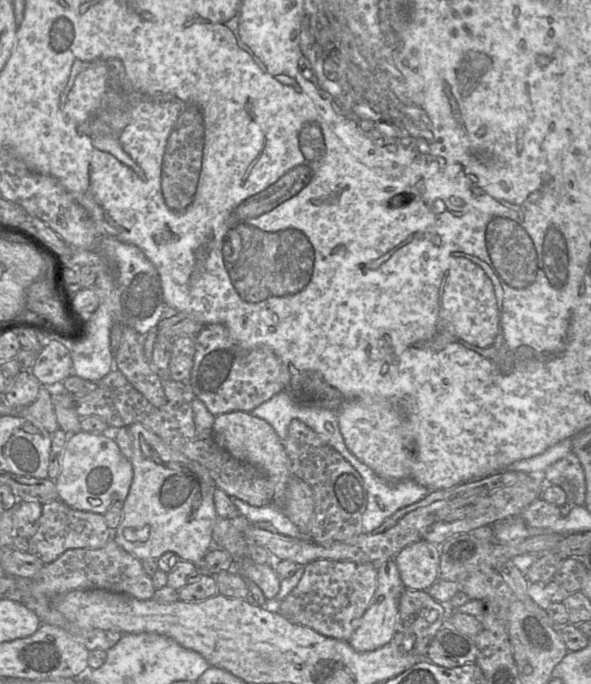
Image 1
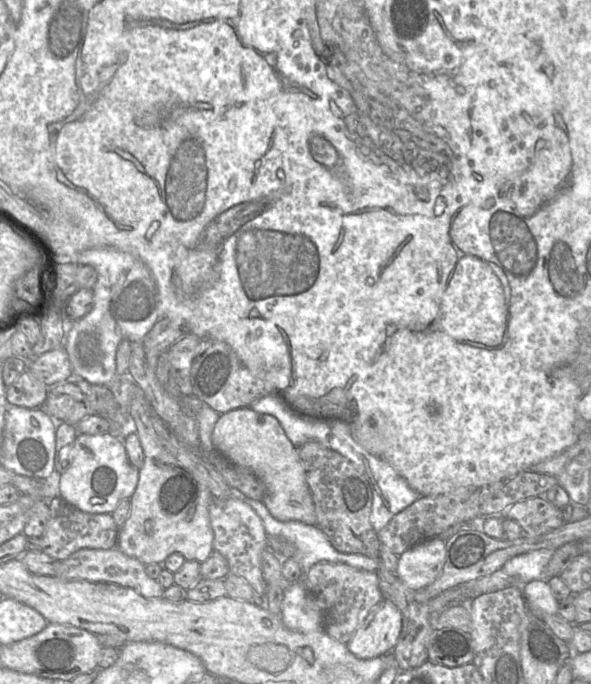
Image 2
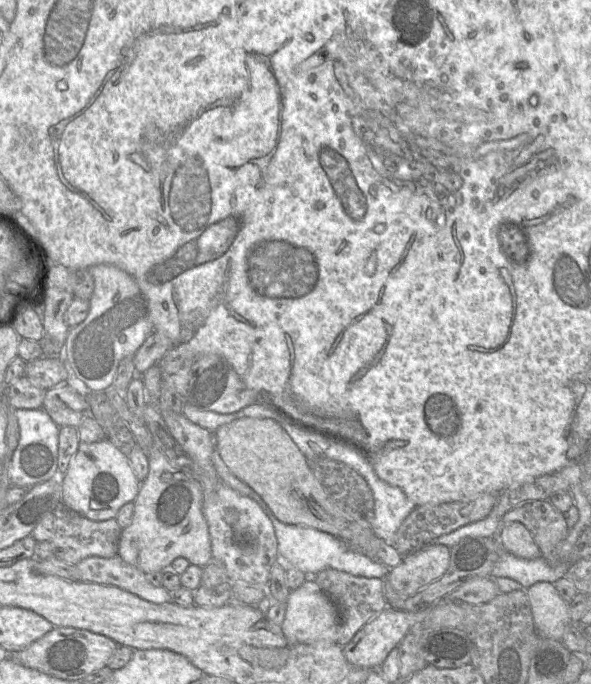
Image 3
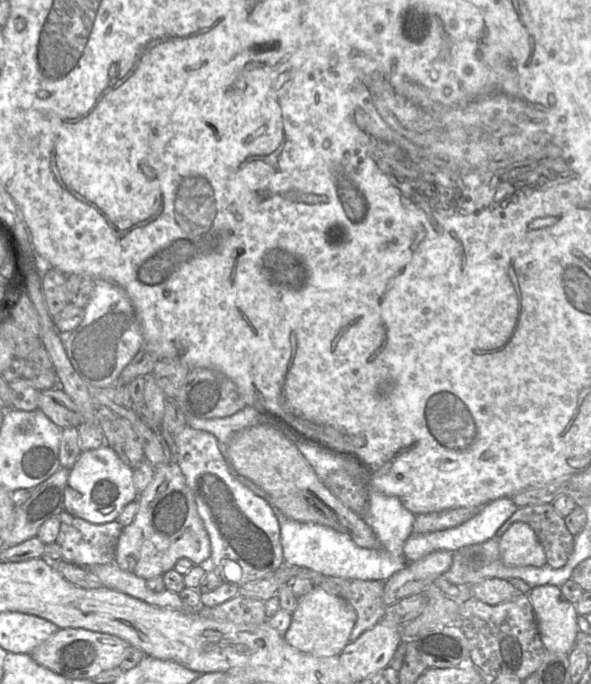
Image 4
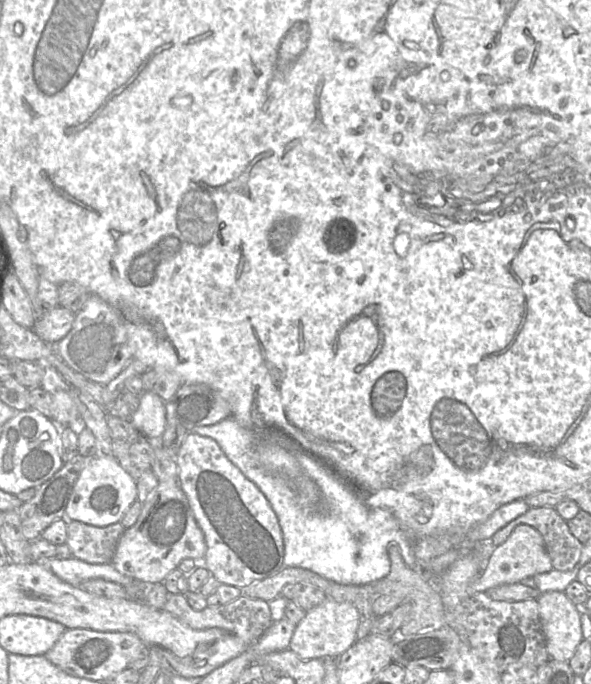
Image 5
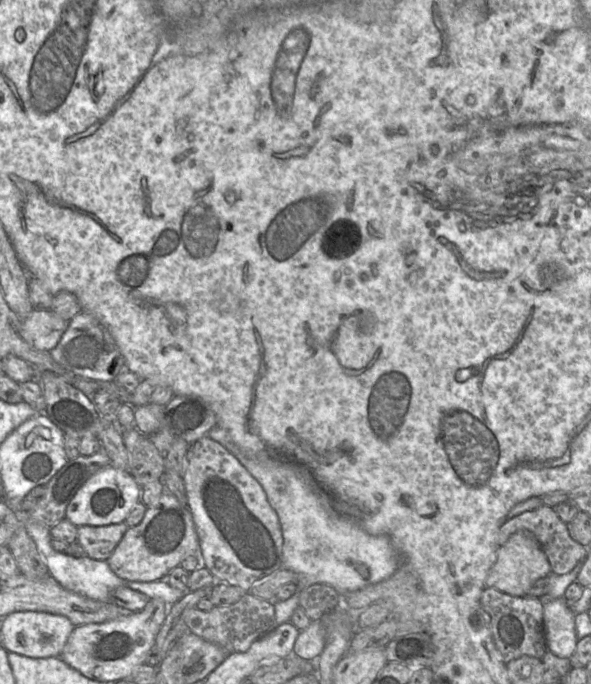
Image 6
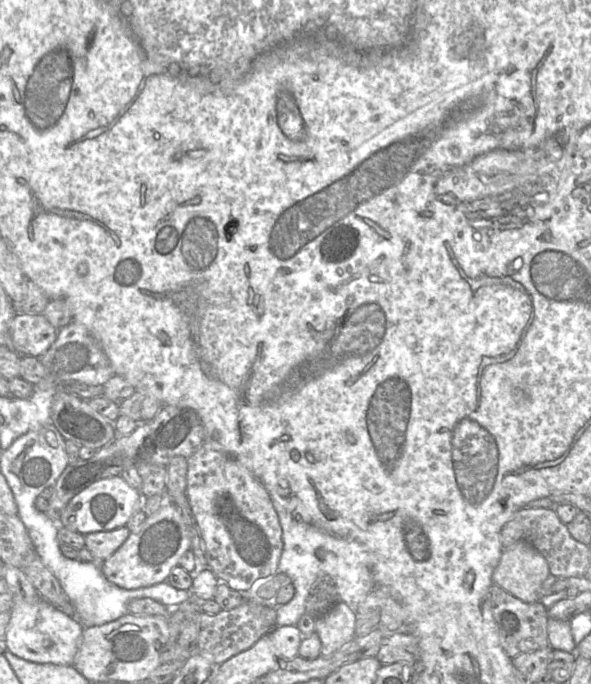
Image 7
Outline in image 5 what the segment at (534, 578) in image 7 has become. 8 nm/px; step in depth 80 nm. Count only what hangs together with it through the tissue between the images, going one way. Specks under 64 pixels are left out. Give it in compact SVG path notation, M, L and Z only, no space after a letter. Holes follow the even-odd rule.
M520 524L513 529L505 542L494 547L485 568L468 587L468 593L471 596L500 585L520 583L525 578L549 572L552 569L551 560L540 533L527 524Z

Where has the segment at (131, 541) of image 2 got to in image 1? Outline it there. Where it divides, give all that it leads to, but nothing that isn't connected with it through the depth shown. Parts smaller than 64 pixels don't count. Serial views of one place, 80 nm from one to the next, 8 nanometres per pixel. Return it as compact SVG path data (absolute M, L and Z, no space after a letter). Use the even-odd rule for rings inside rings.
M142 423L129 427L133 436L133 479L123 501L123 518L113 532L113 538L126 552L139 559L158 559L166 552L175 553L180 560L199 566L206 553L213 548L212 532L218 518L214 505L216 484L208 469L166 444L157 434Z

